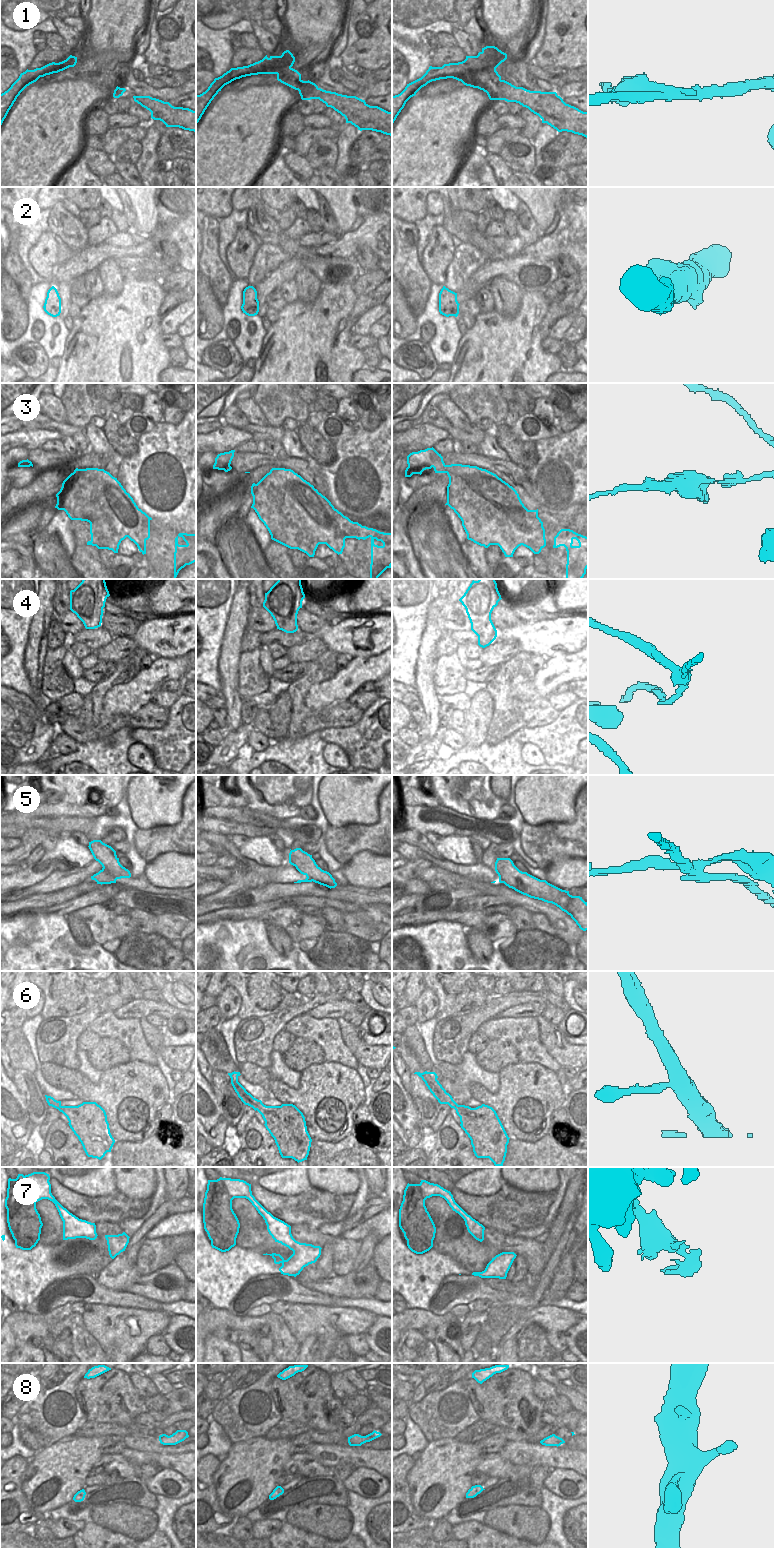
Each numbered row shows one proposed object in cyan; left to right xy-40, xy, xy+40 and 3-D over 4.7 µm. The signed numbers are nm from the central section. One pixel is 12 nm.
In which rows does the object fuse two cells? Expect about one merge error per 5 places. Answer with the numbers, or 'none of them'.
4, 5

